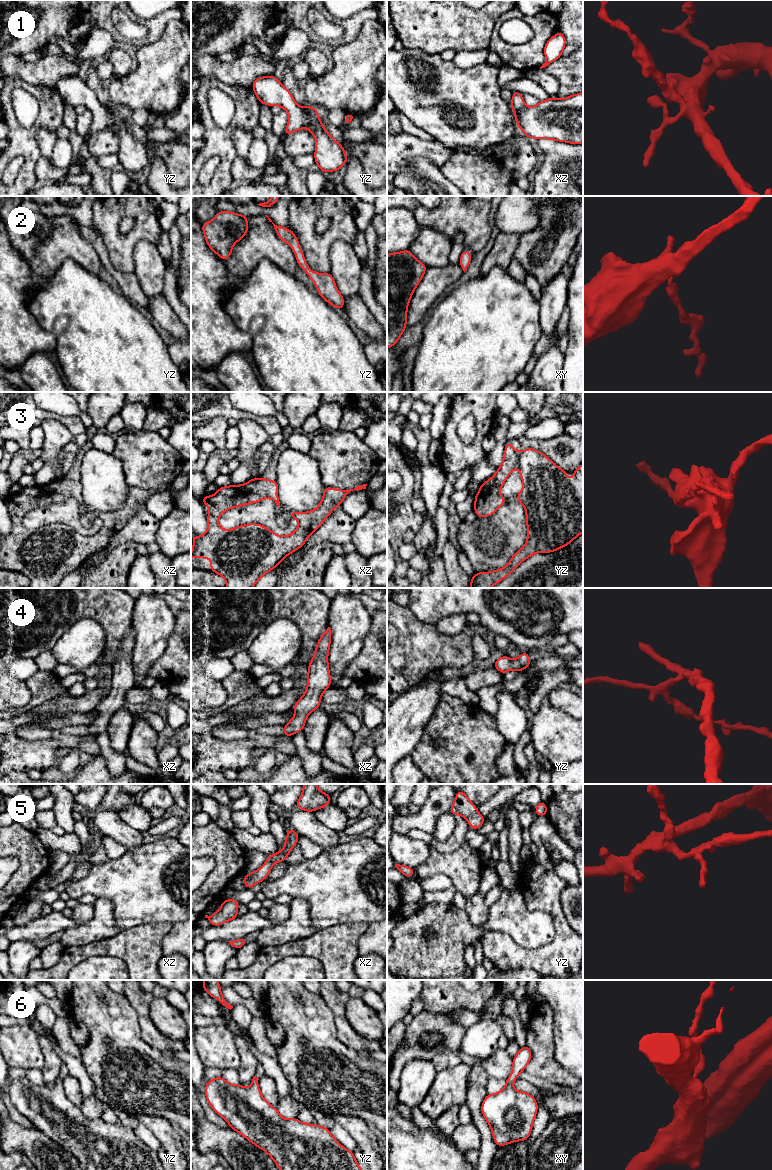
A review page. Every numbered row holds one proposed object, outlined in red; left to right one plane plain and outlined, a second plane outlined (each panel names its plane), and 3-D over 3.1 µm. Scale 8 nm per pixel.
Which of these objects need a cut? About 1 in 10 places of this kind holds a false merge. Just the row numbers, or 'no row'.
no row

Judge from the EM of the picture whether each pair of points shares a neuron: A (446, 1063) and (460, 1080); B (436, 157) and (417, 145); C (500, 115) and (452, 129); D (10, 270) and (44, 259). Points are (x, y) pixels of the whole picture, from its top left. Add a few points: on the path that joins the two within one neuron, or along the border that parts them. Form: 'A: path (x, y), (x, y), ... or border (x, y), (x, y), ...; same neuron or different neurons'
A: border (463, 1061), (437, 1072); different neurons
B: path (431, 152), (428, 149), (422, 148); same neuron
C: path (488, 117), (464, 117); same neuron
D: border (28, 261), (32, 273), (38, 279); different neurons

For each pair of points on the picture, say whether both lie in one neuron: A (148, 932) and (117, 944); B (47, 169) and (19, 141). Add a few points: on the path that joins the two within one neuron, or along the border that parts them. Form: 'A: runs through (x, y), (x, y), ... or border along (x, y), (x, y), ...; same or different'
A: runs through (140, 940), (125, 941); same
B: border along (41, 157), (35, 167), (36, 179); different

